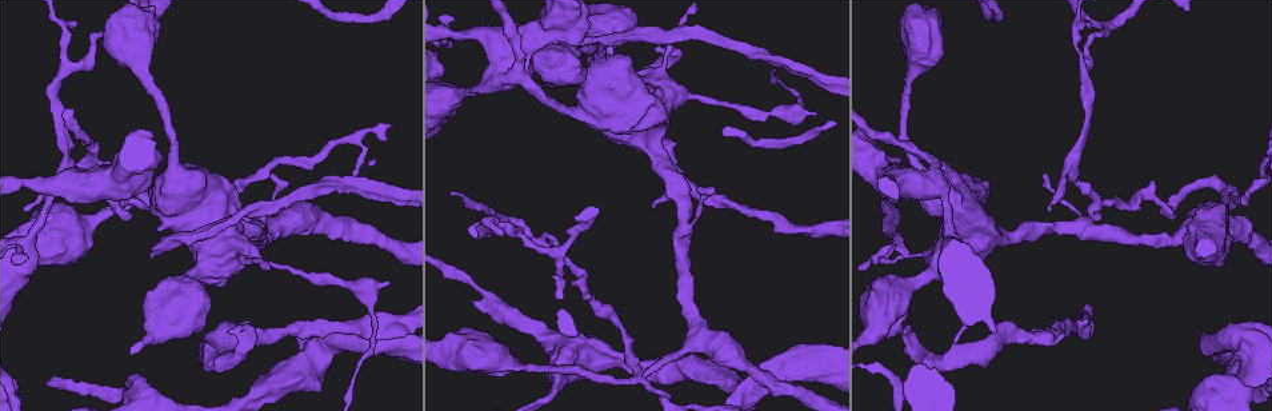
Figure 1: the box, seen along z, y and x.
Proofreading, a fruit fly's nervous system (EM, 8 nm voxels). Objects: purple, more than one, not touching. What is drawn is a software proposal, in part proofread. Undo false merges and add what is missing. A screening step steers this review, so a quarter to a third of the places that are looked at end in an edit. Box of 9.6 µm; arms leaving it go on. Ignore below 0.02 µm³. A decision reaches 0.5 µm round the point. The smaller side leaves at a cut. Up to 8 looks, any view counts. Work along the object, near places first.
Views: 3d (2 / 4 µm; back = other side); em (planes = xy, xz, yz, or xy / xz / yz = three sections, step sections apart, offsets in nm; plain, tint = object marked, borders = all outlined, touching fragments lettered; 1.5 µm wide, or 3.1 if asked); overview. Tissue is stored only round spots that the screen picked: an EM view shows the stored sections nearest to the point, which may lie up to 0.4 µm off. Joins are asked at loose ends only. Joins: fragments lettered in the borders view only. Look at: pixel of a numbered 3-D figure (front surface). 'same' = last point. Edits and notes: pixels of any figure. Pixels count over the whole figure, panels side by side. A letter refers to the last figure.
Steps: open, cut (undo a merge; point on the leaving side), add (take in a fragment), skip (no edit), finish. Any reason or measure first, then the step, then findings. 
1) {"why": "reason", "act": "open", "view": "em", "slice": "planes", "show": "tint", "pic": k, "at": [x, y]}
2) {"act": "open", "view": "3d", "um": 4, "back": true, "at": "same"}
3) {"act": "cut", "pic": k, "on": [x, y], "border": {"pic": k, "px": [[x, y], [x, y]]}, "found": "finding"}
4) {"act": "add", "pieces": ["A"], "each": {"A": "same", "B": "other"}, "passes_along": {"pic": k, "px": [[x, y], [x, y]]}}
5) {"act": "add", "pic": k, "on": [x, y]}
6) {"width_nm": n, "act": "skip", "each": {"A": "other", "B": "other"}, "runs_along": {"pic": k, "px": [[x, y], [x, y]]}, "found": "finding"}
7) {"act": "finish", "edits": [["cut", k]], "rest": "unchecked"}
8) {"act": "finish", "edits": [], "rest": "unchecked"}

{"why": "abrupt turn", "act": "open", "view": "em", "slice": "xz", "step": 8, "show": "plain", "pic": 1, "at": [588, 292]}

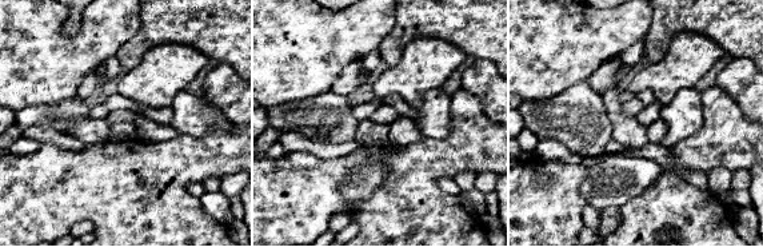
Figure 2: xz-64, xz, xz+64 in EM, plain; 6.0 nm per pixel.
{"act": "open", "view": "em", "slice": "xz", "step": 8, "show": "tint", "at": "same"}

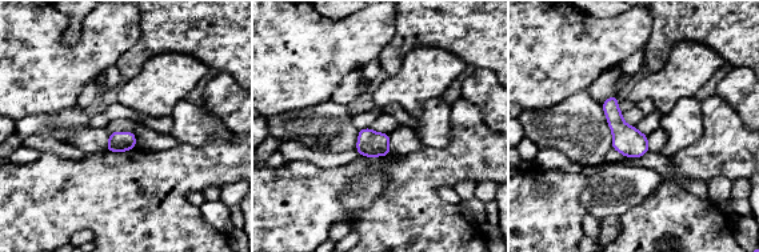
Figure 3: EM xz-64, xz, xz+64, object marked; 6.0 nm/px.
{"act": "open", "view": "em", "slice": "xz", "step": 8, "show": "borders", "at": "same"}

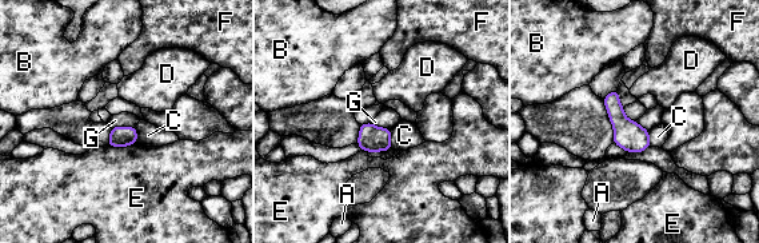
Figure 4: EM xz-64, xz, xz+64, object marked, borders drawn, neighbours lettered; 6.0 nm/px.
{"longest_contact_nm": ["E", 180], "act": "skip", "each": {"A": "other", "B": "other", "C": "other", "D": "other", "E": "other", "F": "other", "G": "other"}, "border": {"pic": 4, "px": [[134, 126], [114, 126], [111, 128]]}, "found": "all the same cell"}

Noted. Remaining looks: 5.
{"why": "abrupt turn", "act": "open", "view": "3d", "um": 4, "pic": 1, "at": [636, 377]}

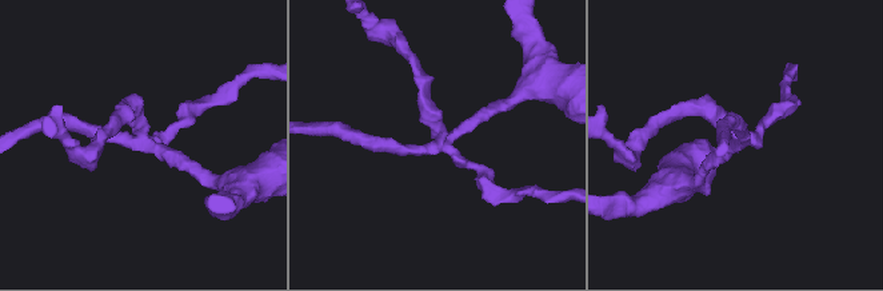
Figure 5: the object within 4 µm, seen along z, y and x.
{"arms": 4, "why": "need the tissue", "act": "open", "view": "em", "slice": "planes", "show": "borders", "pic": 5, "at": [443, 143]}

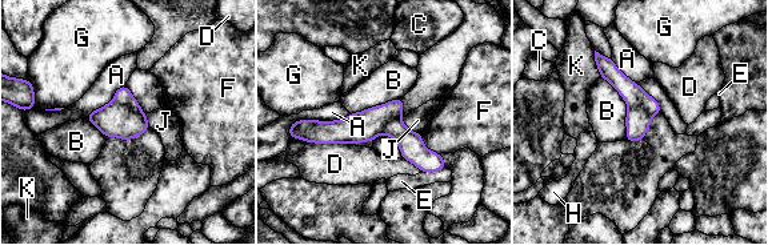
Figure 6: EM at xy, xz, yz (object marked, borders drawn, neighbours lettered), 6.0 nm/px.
{"act": "cut", "pic": 6, "on": [123, 96], "each": {"A": "other", "B": "other", "C": "other", "D": "other", "E": "other", "F": "other", "G": "other", "H": "other", "J": "other", "K": "other"}, "border": {"pic": 6, "px": [[114, 100], [142, 112]]}, "found": "a second cell is stuck on"}

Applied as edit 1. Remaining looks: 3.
{"why": "end of a long branch", "act": "open", "view": "3d", "um": 2, "pic": 1, "at": [906, 256]}

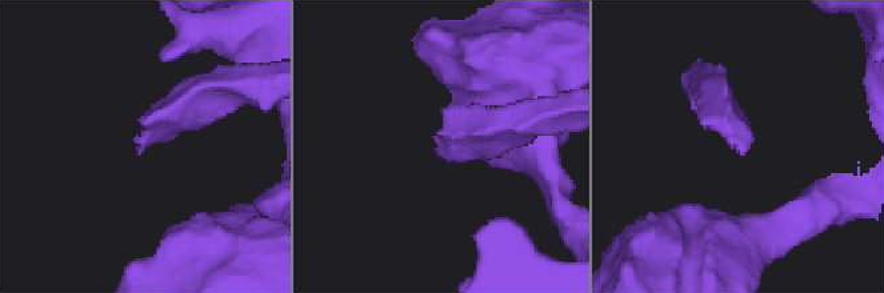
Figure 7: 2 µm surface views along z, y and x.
{"why": "need the tissue", "act": "open", "view": "em", "slice": "xy", "step": 8, "show": "plain", "pic": 7, "at": [137, 149]}

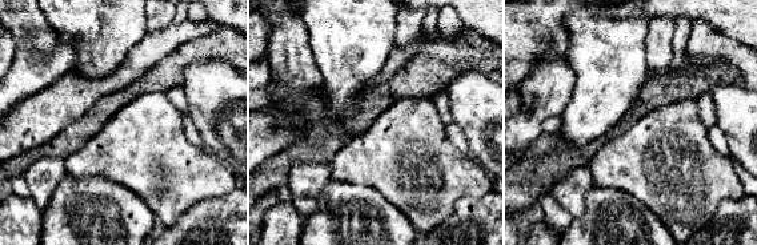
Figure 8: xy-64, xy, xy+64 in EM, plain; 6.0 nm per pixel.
{"act": "open", "view": "em", "slice": "xy", "step": 8, "show": "borders", "at": "same"}

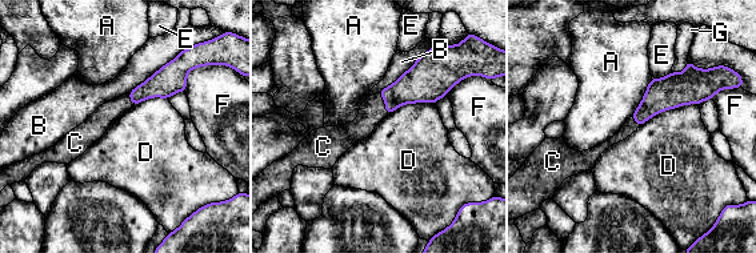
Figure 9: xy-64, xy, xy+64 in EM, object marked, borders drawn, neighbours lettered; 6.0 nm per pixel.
{"act": "add", "pieces": ["C"], "each": {"A": "other", "B": "other", "C": "same", "D": "other", "E": "other", "F": "other", "G": "other"}, "passes_along": {"pic": 9, "px": [[420, 83], [386, 104], [372, 111]]}, "found": "it goes on there"}

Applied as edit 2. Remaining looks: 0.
{"act": "finish", "edits": [["cut", 6], ["add", 9]], "rest": "unchecked"}

